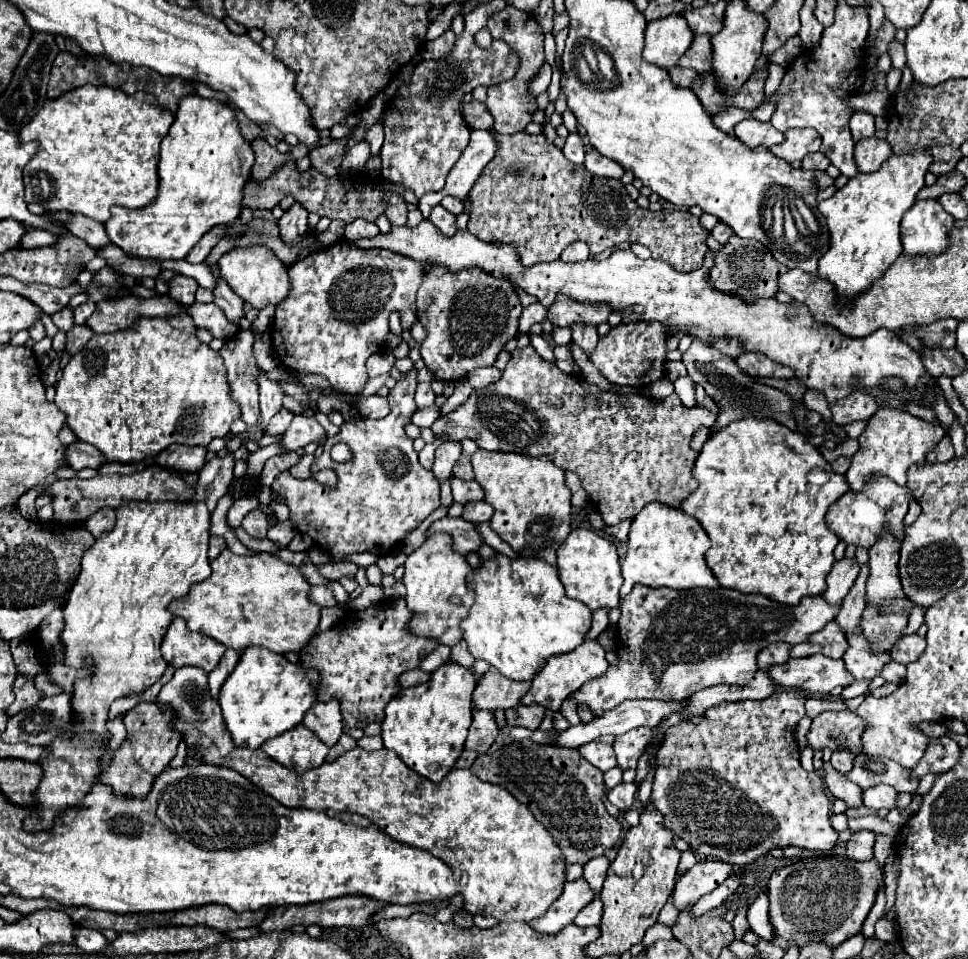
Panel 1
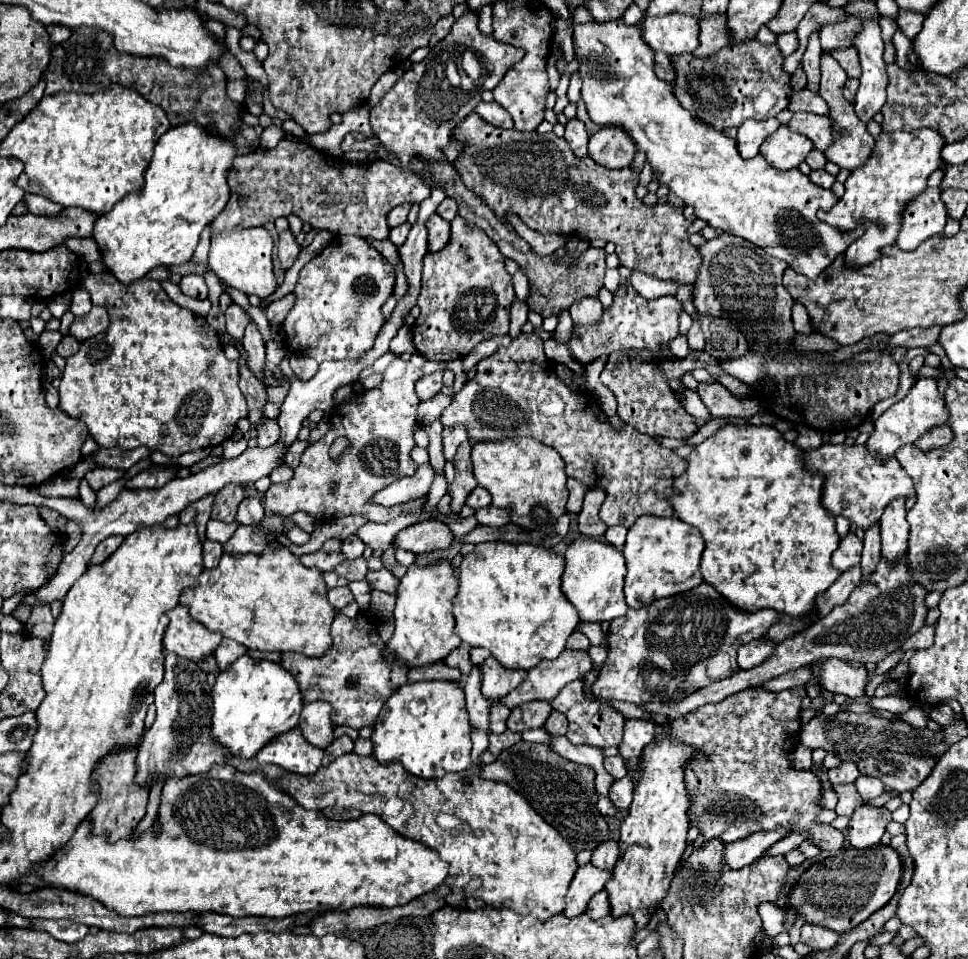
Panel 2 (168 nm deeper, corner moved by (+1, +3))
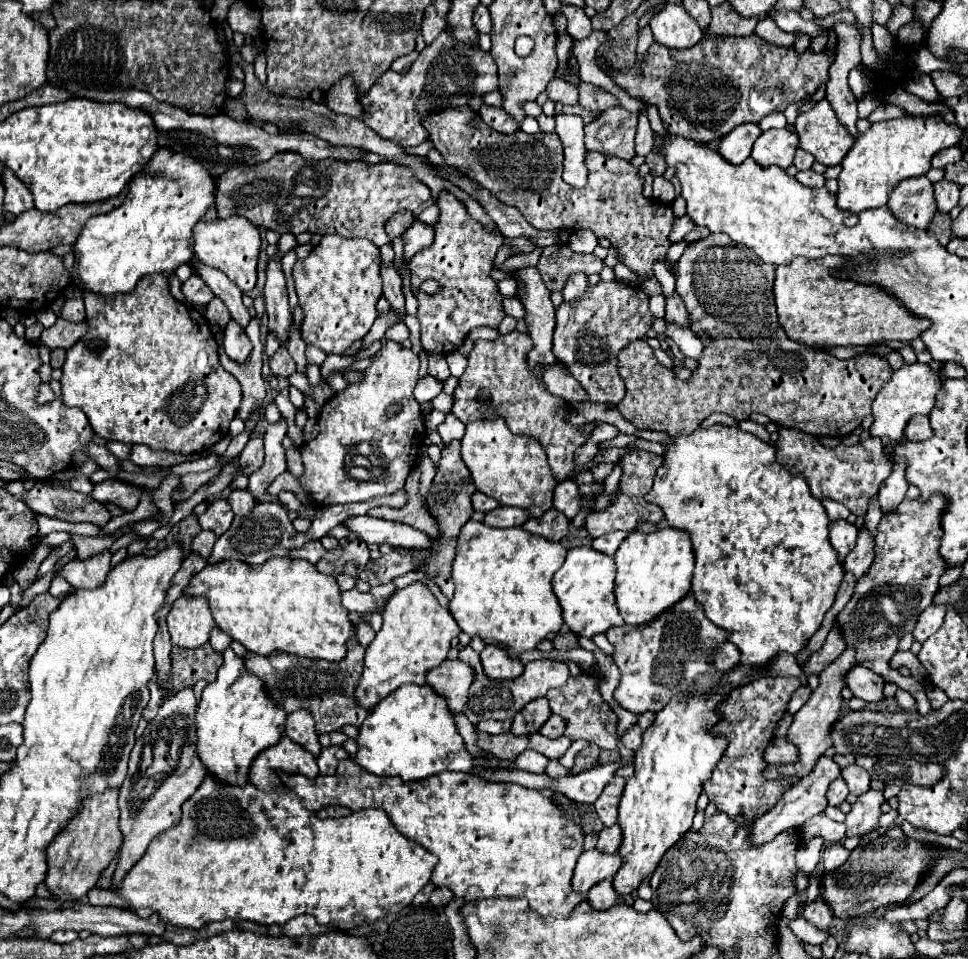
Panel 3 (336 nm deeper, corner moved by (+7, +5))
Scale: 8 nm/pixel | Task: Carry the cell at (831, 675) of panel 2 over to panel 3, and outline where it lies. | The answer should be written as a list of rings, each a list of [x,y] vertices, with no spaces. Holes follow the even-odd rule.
[[[855,666],[847,678],[845,678],[845,684],[847,688],[861,700],[865,702],[879,702],[879,700],[885,700],[885,694],[883,694],[883,678],[875,676],[875,672],[863,668],[863,666]]]

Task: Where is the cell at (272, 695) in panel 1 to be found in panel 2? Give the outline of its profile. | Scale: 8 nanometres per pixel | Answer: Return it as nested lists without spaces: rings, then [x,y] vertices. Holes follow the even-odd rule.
[[[249,654],[235,660],[217,676],[213,686],[211,734],[241,758],[253,758],[277,734],[293,730],[299,722],[303,696],[297,680],[279,662],[255,660]]]

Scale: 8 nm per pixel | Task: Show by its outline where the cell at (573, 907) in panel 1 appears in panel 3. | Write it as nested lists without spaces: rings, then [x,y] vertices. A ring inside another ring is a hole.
[[[597,848],[587,850],[579,856],[579,862],[575,866],[573,876],[573,890],[587,894],[591,886],[595,886],[603,878],[611,878],[617,874],[617,870],[623,866],[625,858],[621,854],[605,854]]]

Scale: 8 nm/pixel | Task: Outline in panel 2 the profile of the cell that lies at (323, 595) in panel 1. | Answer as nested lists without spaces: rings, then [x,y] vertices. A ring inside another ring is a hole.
[[[343,586],[343,588],[331,588],[327,592],[327,600],[329,600],[329,604],[333,608],[341,610],[345,604],[349,604],[353,600],[353,594],[351,594],[351,590],[347,586]]]

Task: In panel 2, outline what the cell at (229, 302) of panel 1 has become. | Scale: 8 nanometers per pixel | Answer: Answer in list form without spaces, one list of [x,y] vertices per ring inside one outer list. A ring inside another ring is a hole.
[[[233,302],[233,304],[229,304],[227,310],[225,310],[225,320],[227,320],[227,332],[229,332],[233,338],[241,340],[245,328],[247,328],[247,324],[249,324],[249,320],[251,320],[251,316],[249,316],[249,312],[247,312],[245,308],[241,308],[239,304]]]

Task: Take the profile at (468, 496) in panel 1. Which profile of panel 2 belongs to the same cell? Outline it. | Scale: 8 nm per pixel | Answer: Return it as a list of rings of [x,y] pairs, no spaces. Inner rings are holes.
[[[477,486],[469,496],[467,496],[467,502],[465,502],[467,506],[471,506],[471,508],[483,508],[483,506],[489,506],[491,504],[491,494],[485,490],[485,488],[481,488],[481,486]]]

